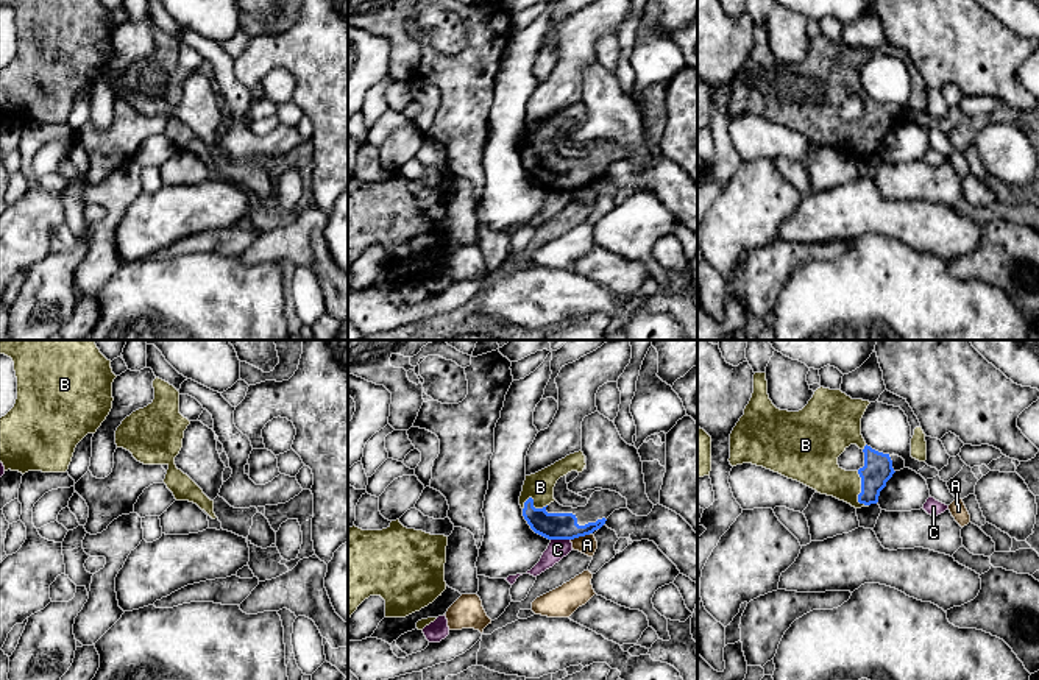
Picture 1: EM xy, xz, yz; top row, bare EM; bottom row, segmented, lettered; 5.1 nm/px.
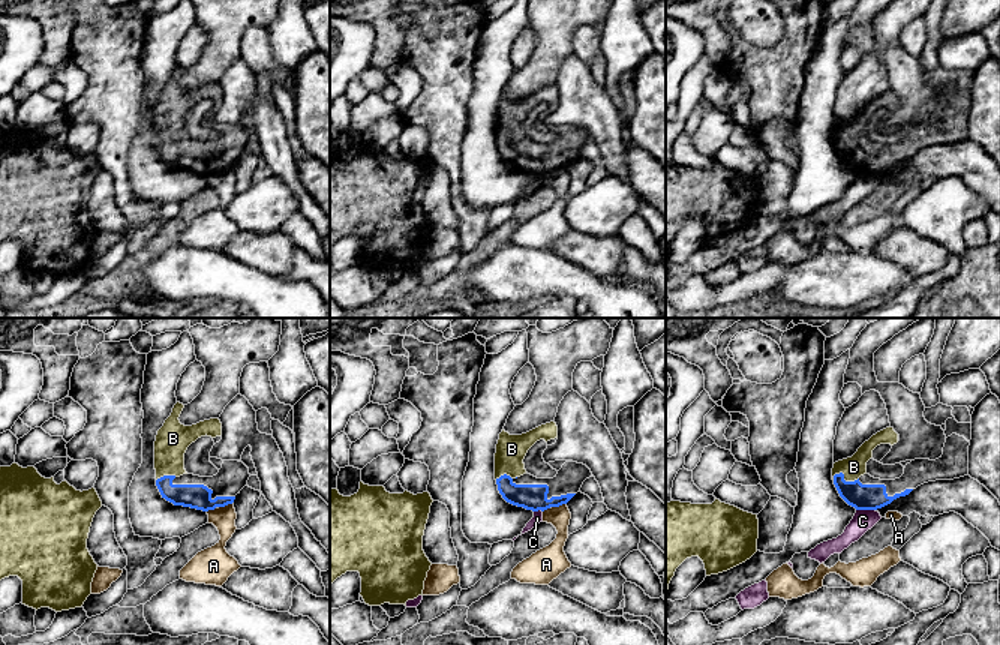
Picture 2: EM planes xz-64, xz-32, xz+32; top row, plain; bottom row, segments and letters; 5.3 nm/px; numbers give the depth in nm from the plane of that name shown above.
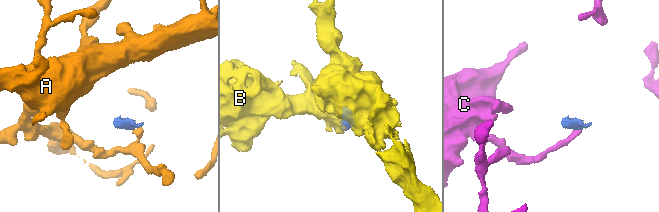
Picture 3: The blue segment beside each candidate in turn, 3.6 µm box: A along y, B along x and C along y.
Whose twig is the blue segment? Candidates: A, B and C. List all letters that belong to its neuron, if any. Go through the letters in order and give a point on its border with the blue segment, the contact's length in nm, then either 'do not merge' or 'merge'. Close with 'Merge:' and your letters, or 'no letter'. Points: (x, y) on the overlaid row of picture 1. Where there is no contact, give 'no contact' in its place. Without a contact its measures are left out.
A: xz (579, 535) | 100 nm | do not merge
B: yz (861, 492) | 190 nm | merge
C: xz (560, 538) | 100 nm | do not merge
Merge: B

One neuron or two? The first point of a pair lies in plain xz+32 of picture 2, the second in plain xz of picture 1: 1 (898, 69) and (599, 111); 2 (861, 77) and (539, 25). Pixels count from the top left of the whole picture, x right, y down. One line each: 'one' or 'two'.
1: one
2: two

